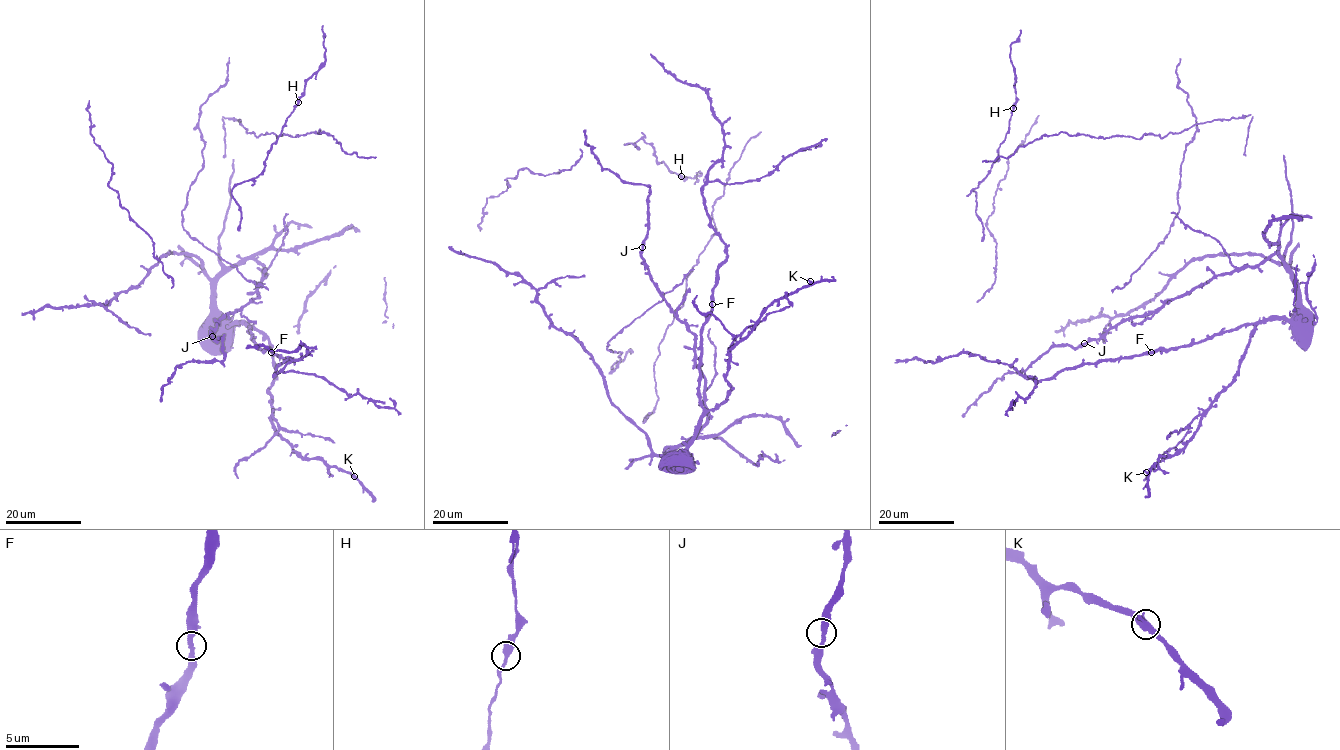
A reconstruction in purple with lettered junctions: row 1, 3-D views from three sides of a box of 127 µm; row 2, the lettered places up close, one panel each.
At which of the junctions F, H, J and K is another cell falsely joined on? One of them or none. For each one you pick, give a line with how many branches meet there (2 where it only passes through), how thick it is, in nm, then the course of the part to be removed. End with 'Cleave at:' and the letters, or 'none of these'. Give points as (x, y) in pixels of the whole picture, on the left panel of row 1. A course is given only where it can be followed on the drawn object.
Cleave at: none of these

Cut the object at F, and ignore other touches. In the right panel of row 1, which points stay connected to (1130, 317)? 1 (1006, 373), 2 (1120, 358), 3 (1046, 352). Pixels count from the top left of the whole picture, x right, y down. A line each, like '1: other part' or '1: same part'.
1: same part
2: other part
3: same part

